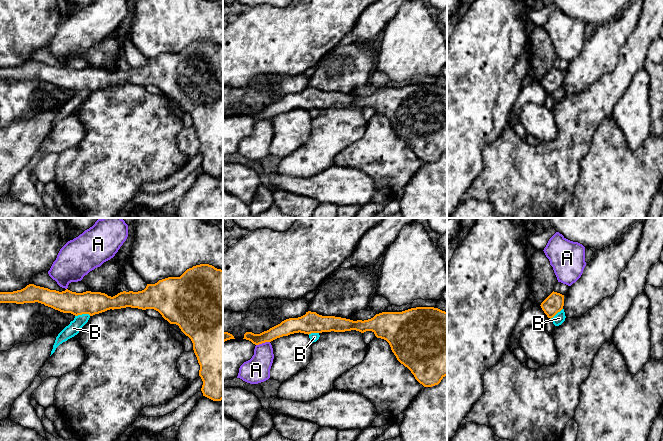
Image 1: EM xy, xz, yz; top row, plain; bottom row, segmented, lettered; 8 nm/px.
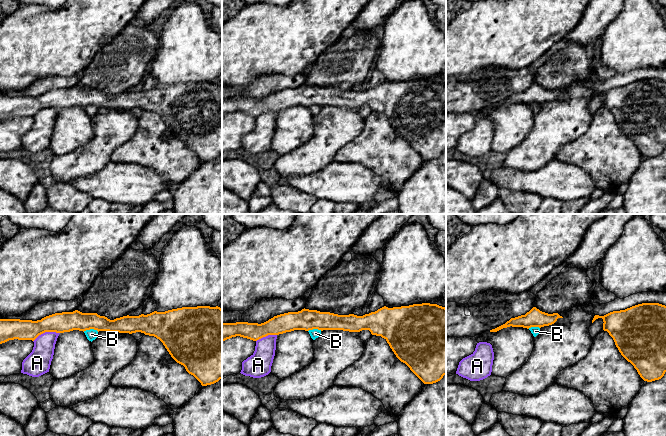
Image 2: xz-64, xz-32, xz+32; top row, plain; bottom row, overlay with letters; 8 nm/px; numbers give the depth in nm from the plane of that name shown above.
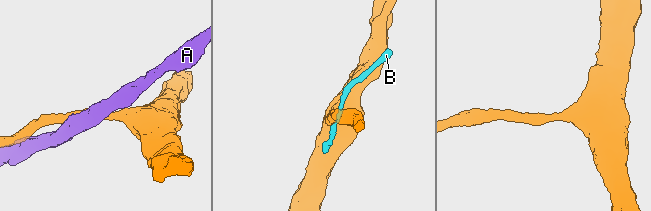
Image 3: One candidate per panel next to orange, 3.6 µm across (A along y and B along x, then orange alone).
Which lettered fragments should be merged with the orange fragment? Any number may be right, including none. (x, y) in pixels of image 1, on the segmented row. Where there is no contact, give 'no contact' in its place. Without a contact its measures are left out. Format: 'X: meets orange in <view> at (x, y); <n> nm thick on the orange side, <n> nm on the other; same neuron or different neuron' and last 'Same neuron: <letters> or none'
A: meets orange in xz at (262, 342); 120 nm thick on the orange side, 200 nm on the other; different neuron
B: meets orange in xy at (82, 313); 180 nm thick on the orange side, 100 nm on the other; different neuron
Same neuron: none

